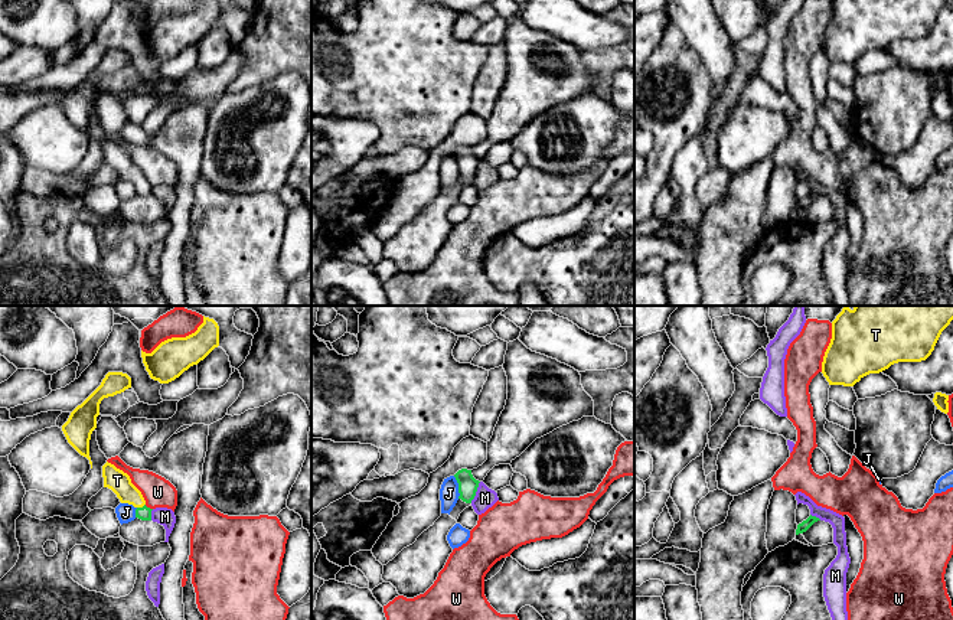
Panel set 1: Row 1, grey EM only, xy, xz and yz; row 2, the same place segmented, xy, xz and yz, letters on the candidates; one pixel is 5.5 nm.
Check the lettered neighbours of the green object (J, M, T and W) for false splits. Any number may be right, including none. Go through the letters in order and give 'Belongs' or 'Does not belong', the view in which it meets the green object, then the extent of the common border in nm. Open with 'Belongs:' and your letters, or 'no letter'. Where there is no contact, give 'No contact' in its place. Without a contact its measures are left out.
Belongs: T
J: Does not belong. Touches green in xz. Shared border 130 nm
M: Does not belong. Touches green in xz. Shared border 130 nm
T: Belongs. Touches green in xy. Shared border 50 nm
W: Does not belong. Touches green in xy. Shared border 50 nm

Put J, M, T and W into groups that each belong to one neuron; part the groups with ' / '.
J / M / T / W

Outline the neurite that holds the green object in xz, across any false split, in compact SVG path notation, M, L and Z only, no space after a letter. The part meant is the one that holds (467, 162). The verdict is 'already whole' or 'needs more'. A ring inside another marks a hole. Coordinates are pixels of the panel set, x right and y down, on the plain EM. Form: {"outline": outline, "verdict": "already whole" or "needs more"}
{"outline": "M461 146L454 151L457 160L458 160L458 176L461 176L466 180L471 180L471 177L476 173L479 157L476 157L471 151L471 147Z", "verdict": "already whole"}

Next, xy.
{"outline": "M111 140L102 143L104 164L111 166L121 180L128 180L136 185L136 195L141 198L151 198L151 187L146 183L141 169L131 160L127 150L117 146Z", "verdict": "needs more"}

